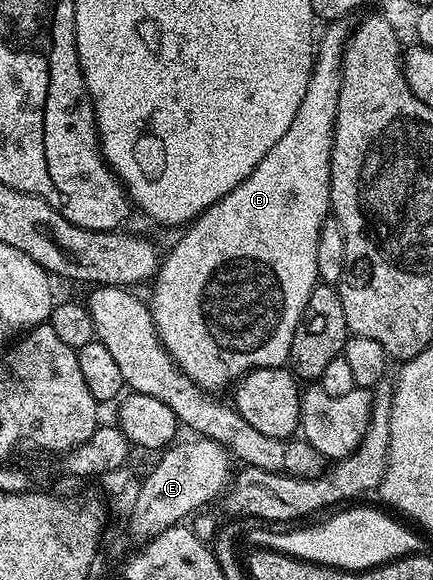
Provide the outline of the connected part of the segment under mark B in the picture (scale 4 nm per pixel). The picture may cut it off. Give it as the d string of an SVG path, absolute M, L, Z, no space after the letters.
M332 20L327 23L324 35L319 35L314 46L314 57L312 60L312 71L310 72L310 84L306 84L306 96L302 96L302 104L298 104L298 113L290 128L286 128L286 136L262 156L262 164L234 188L222 200L218 200L210 208L202 211L196 219L187 223L184 235L172 246L172 251L163 255L162 261L156 271L156 277L151 283L152 298L150 297L150 309L152 319L156 325L156 335L166 348L166 352L186 372L186 376L209 392L224 390L240 381L244 375L258 368L270 368L271 366L284 366L289 361L292 353L292 341L294 332L298 328L298 320L306 308L306 300L310 300L310 292L318 285L316 273L318 272L318 236L322 232L325 222L330 218L330 207L332 205L332 145L334 144L334 128L338 116L338 96L342 84L342 64L344 63L344 47L348 45L350 33L349 23L344 20Z

